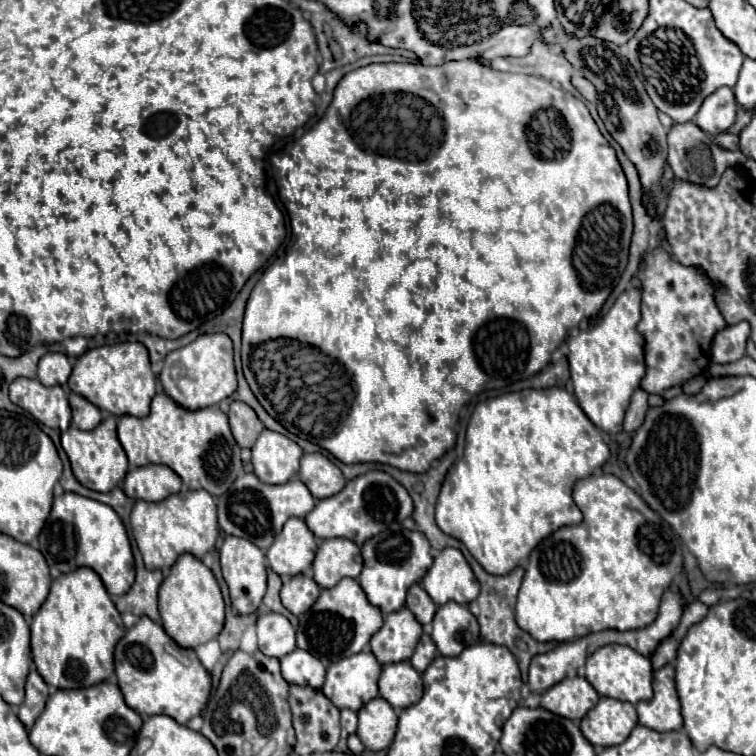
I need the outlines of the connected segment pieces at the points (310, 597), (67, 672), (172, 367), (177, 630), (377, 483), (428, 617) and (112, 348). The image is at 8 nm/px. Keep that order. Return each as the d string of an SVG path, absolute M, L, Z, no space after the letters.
M308 575L290 577L284 581L284 585L280 589L282 605L296 617L306 613L318 599L318 595L320 595L320 587Z
M80 567L52 581L50 593L30 625L32 659L40 677L56 689L84 689L106 681L114 673L114 647L124 625L100 577Z
M206 333L182 349L166 355L164 369L158 375L164 393L184 409L196 411L218 405L236 391L236 371L232 361L232 341L224 333Z
M182 555L158 591L164 631L184 649L196 649L220 635L224 629L224 599L212 571L196 557Z
M368 471L348 481L340 493L316 501L316 507L306 515L306 525L318 539L344 537L354 541L356 545L362 545L376 533L388 529L390 523L404 521L412 513L412 509L412 499L398 481L394 481L388 473Z
M416 583L408 589L408 597L406 597L406 607L414 613L414 617L420 621L420 625L426 625L432 621L434 613L436 613L436 605L430 599L430 595Z
M118 343L88 349L82 357L78 357L68 385L74 393L92 401L92 405L116 417L146 417L150 413L150 401L156 395L156 379L150 371L148 351L142 343Z

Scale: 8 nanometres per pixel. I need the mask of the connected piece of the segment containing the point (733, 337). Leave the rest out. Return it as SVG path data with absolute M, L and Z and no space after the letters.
M748 321L728 325L716 333L710 345L710 355L714 363L732 363L746 355L746 339L750 335Z

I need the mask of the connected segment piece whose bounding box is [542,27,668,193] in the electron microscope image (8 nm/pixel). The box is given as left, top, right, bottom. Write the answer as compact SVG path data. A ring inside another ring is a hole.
M552 27L544 31L542 37L548 43L560 45L564 51L564 57L572 63L574 71L594 83L598 91L598 115L604 121L604 127L608 129L608 133L614 137L614 141L624 149L626 157L636 165L636 171L640 173L640 183L644 185L644 189L652 193L652 187L658 185L662 191L666 191L666 185L662 183L662 175L666 167L666 157L668 157L668 143L666 143L668 131L662 127L656 105L652 105L652 99L648 97L630 61L622 55L620 47L612 43L602 43L596 37L572 39L560 27ZM556 33L560 35L558 41L554 39Z

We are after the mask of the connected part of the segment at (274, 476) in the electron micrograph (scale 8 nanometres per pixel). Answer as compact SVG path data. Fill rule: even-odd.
M264 429L252 447L254 475L268 485L288 483L298 473L302 453L288 437Z

